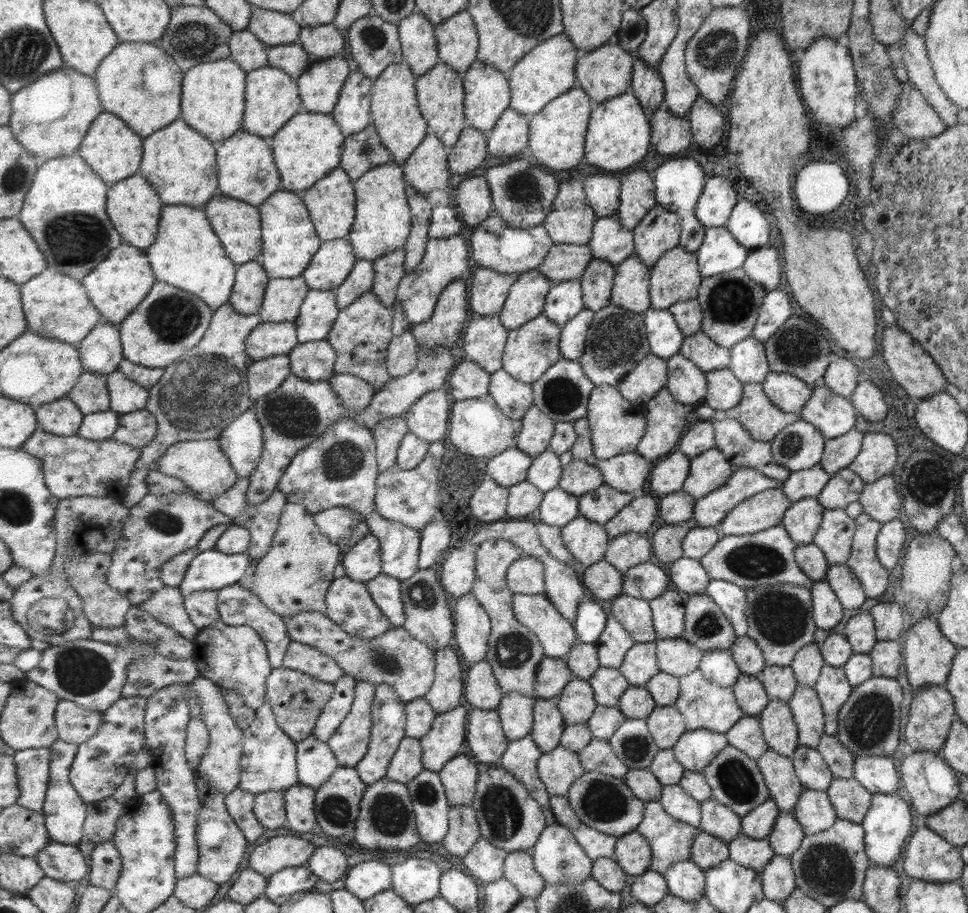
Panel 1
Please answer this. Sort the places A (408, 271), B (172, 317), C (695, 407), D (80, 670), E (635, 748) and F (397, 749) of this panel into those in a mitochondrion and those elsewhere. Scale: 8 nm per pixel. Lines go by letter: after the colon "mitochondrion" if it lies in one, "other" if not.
A: other
B: mitochondrion
C: other
D: mitochondrion
E: mitochondrion
F: other

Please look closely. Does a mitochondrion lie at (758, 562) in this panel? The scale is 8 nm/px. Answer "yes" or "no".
yes

